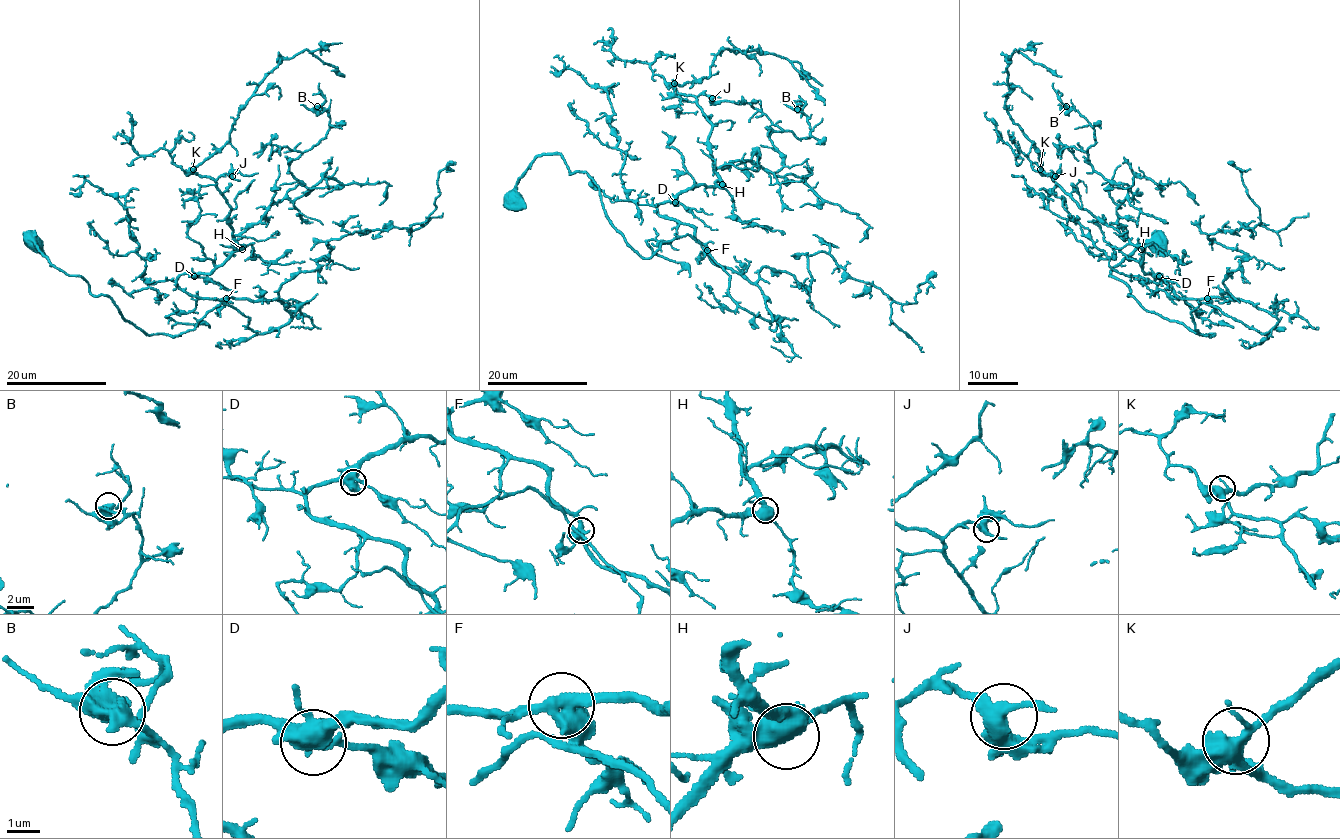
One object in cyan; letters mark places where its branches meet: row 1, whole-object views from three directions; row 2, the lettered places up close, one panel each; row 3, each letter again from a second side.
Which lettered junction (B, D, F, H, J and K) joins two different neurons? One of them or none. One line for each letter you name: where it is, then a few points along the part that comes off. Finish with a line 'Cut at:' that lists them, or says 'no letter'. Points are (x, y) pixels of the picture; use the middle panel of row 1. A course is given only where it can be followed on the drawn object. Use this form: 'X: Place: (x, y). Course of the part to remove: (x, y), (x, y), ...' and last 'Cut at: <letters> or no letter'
Cut at: no letter

